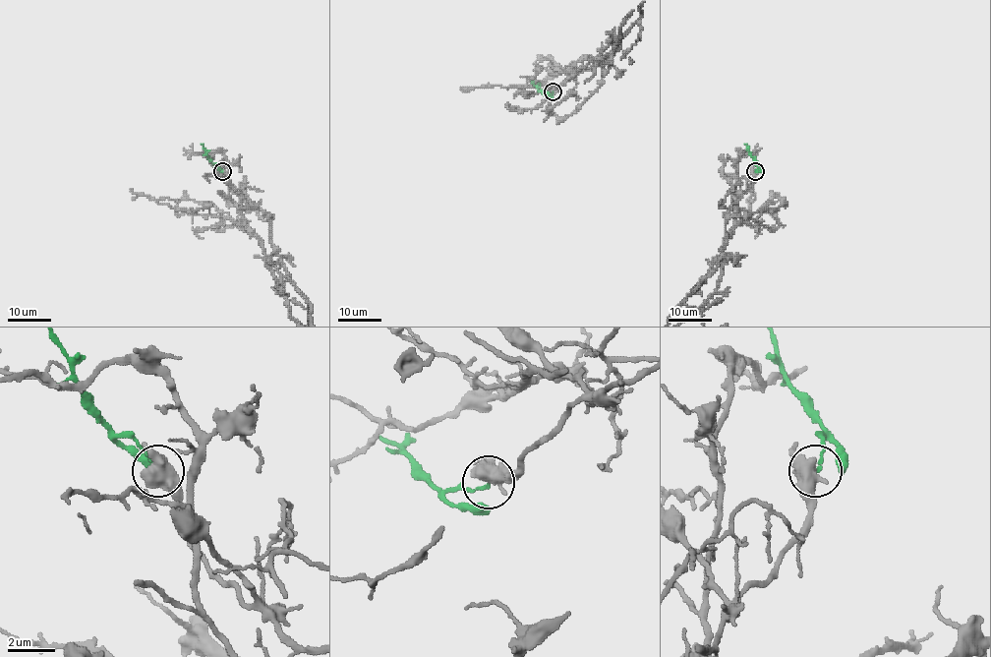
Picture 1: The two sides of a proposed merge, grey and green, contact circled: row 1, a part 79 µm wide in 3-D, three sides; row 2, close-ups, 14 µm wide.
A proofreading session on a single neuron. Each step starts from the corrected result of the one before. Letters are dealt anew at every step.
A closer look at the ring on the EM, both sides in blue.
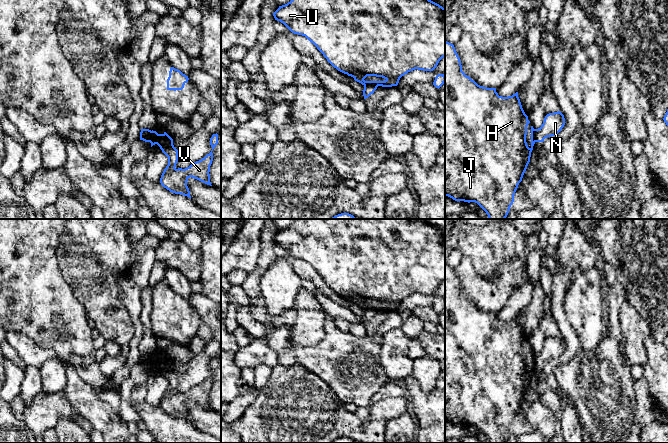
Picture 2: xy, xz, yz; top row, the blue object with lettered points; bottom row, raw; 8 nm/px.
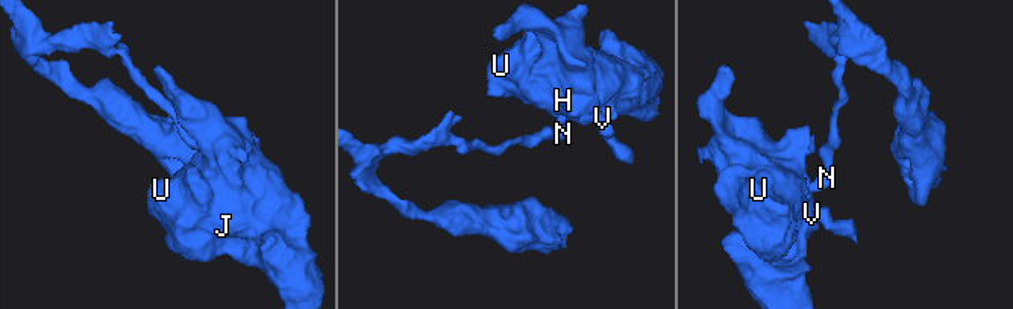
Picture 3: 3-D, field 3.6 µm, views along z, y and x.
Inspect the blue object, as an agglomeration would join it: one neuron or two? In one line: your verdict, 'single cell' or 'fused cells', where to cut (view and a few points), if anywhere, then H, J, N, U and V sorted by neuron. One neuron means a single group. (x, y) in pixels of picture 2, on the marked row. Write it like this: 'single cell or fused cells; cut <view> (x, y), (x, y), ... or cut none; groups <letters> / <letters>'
fused cells; cut xz (364, 84), (375, 84), (377, 86); groups H J U V / N

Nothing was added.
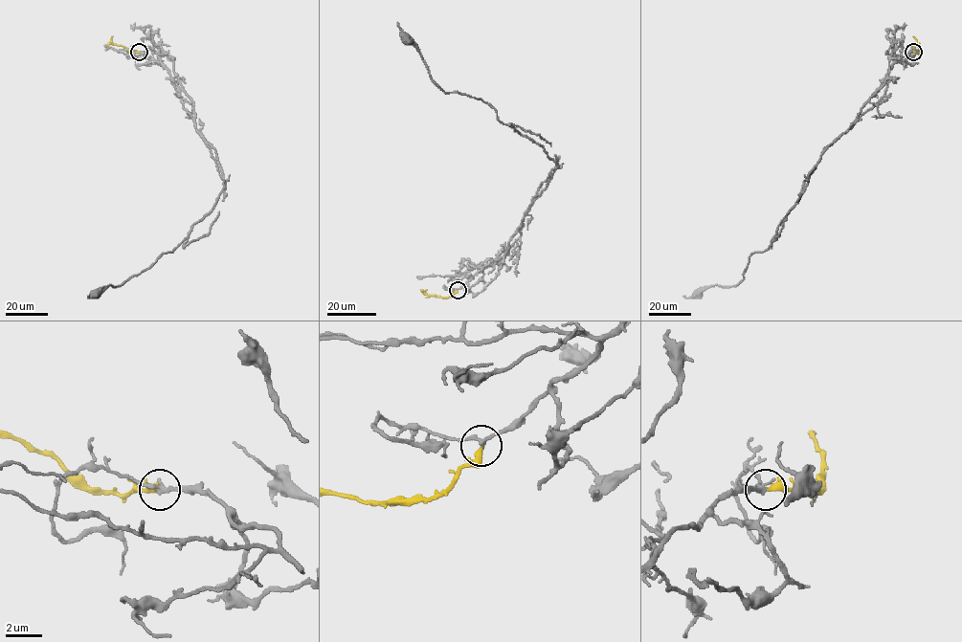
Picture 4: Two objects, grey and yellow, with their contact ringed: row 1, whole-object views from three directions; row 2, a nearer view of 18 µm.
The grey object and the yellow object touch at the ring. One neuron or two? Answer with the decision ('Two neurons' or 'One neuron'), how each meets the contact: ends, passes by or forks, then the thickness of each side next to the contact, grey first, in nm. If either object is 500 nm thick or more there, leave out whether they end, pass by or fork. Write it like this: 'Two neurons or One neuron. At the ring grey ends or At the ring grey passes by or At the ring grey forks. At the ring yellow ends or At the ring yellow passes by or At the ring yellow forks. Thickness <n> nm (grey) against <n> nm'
One neuron. At the ring grey passes by. At the ring yellow ends. Thickness 200 nm (grey) against 320 nm

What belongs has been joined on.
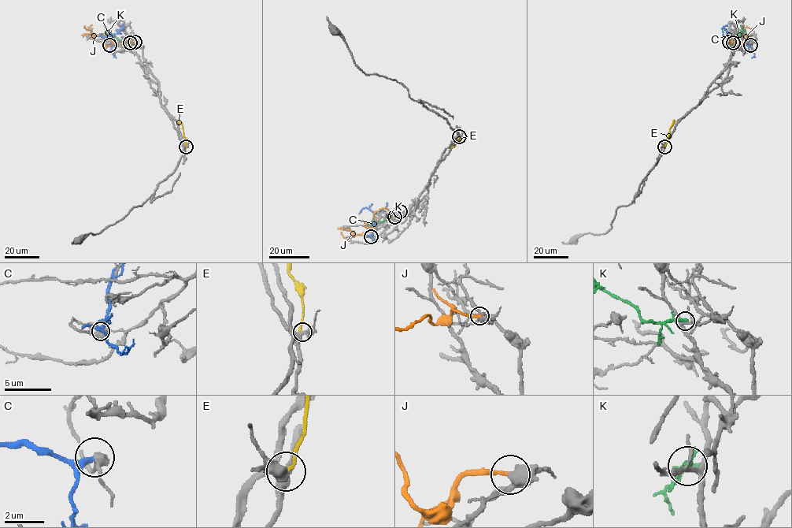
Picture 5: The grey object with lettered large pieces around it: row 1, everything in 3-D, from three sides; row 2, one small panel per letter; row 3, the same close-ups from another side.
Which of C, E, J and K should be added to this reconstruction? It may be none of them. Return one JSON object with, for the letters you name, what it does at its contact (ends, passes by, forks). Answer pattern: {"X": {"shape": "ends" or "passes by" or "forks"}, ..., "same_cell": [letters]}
{"E": {"shape": "ends"}, "same_cell": ["E"]}

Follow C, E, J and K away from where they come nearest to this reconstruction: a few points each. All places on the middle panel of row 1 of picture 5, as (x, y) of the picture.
C: (371, 236), (375, 214), (386, 205), (383, 210)
E: (459, 136), (449, 148)
J: (400, 211), (390, 215), (386, 208), (380, 208), (373, 215), (375, 226), (372, 231), (347, 238), (342, 232)
K: (394, 217), (388, 216), (383, 221), (368, 224), (365, 235)

